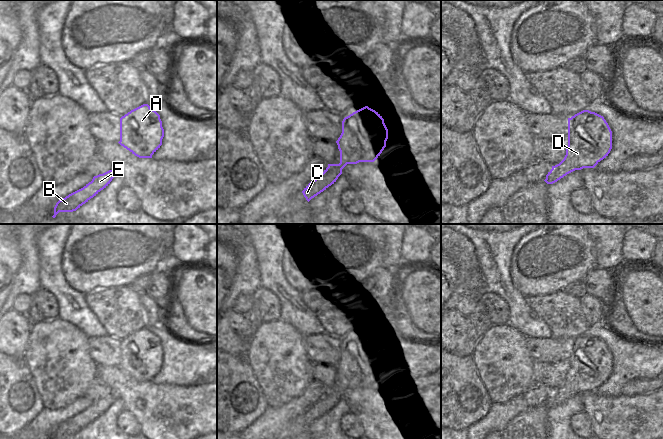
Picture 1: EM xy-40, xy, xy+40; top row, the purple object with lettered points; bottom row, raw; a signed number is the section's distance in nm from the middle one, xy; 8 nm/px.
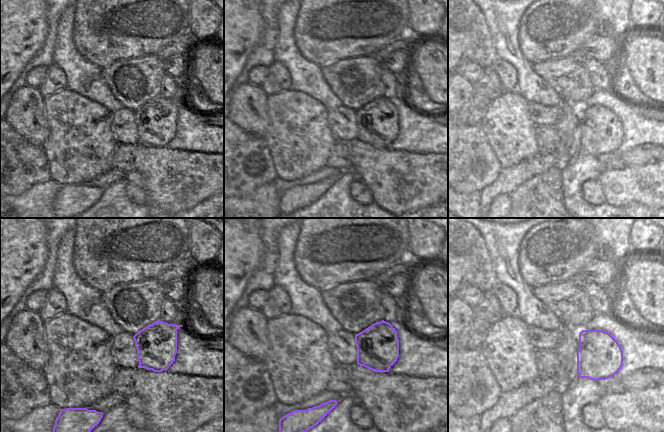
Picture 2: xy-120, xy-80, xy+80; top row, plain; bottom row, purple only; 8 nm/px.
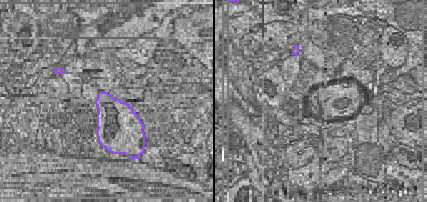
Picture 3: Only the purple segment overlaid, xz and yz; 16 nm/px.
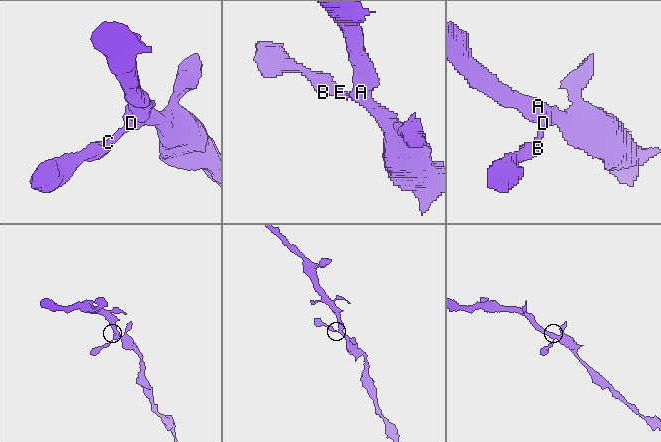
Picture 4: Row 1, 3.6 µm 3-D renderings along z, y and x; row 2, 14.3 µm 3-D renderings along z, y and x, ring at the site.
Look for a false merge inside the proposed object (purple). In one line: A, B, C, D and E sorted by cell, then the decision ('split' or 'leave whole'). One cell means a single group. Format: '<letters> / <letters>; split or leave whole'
A B C D E; leave whole

